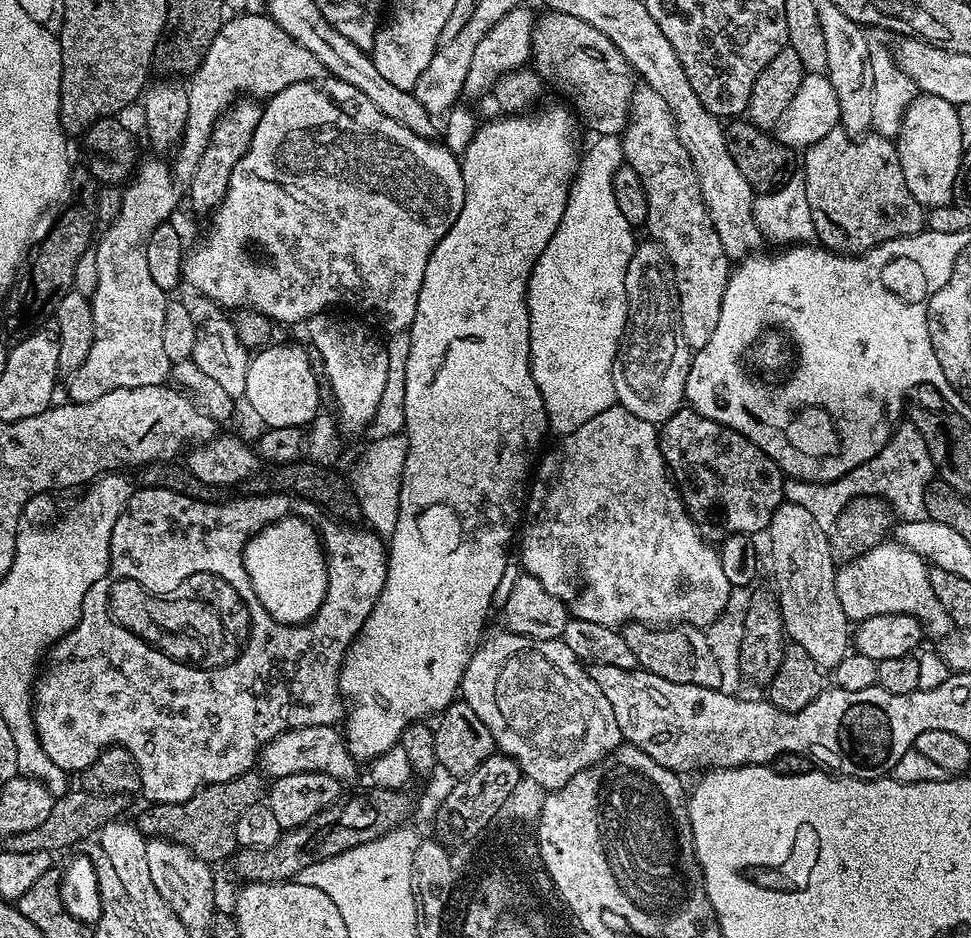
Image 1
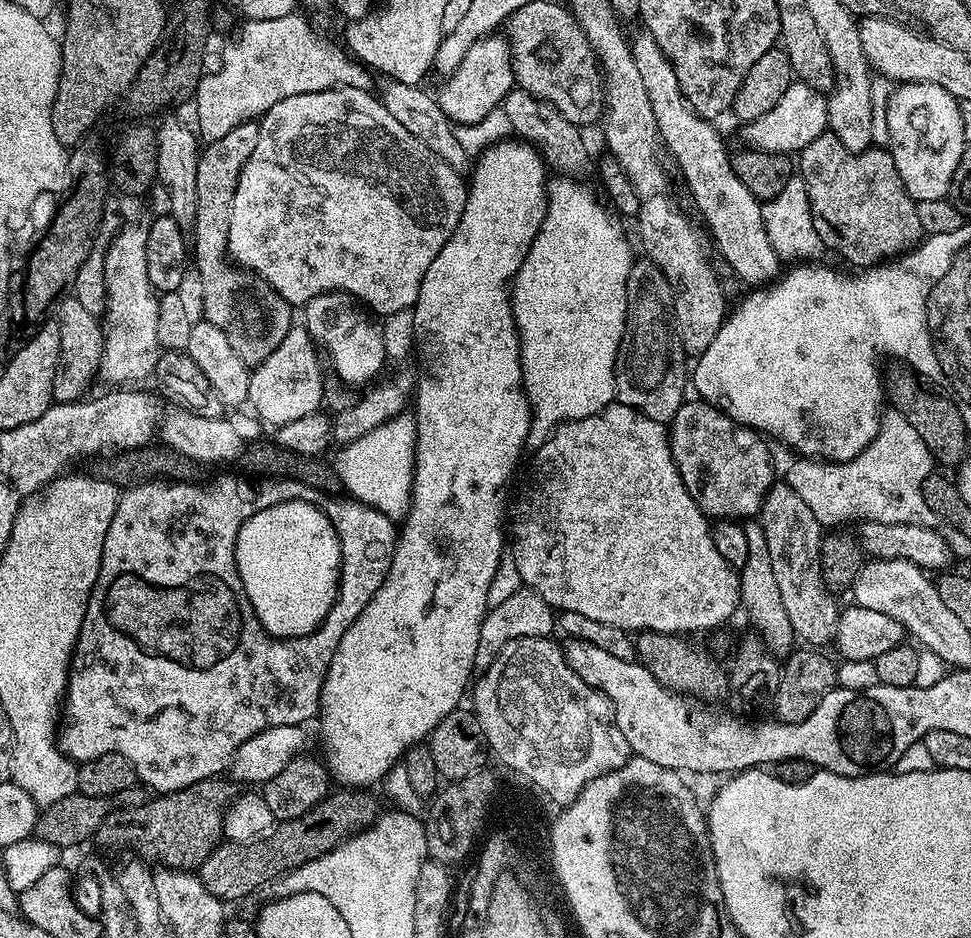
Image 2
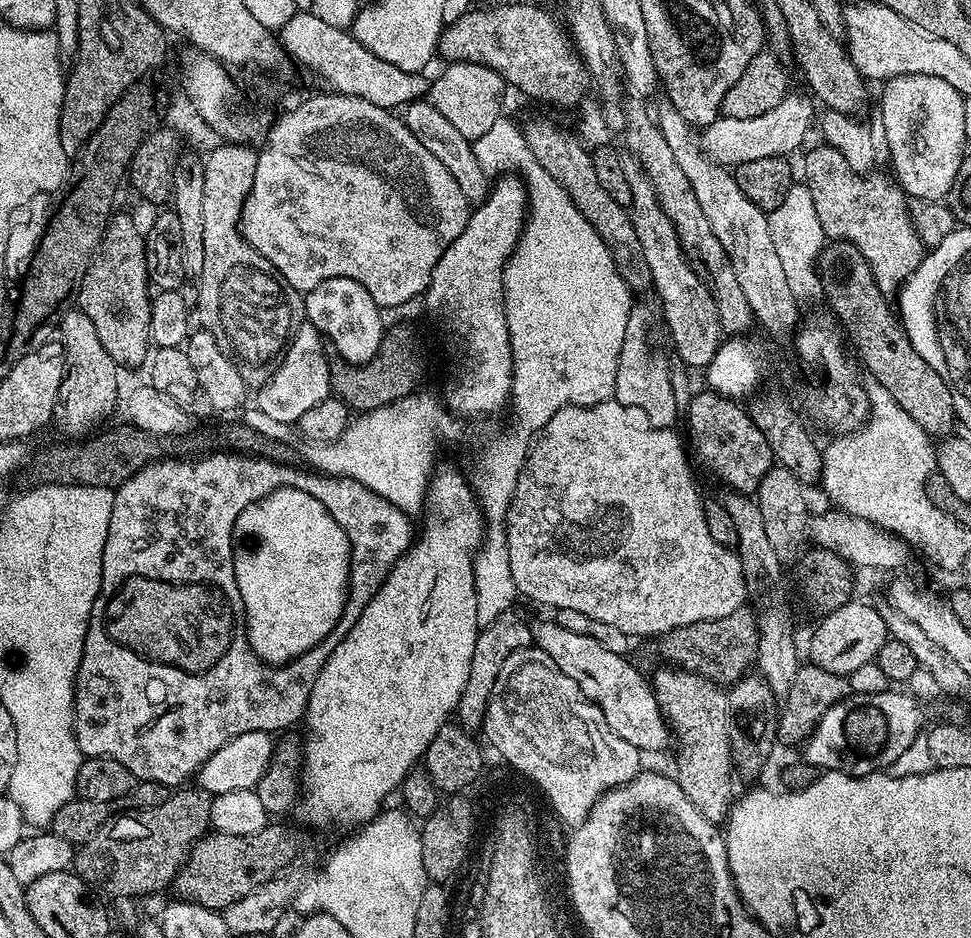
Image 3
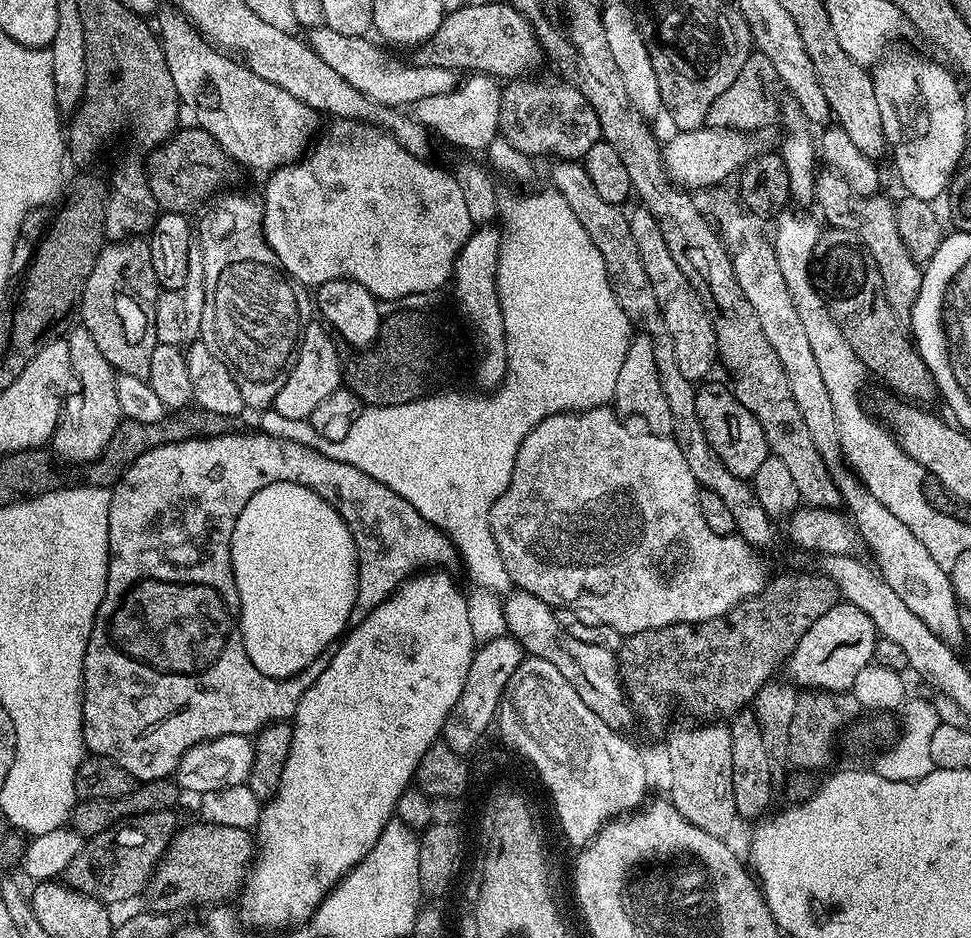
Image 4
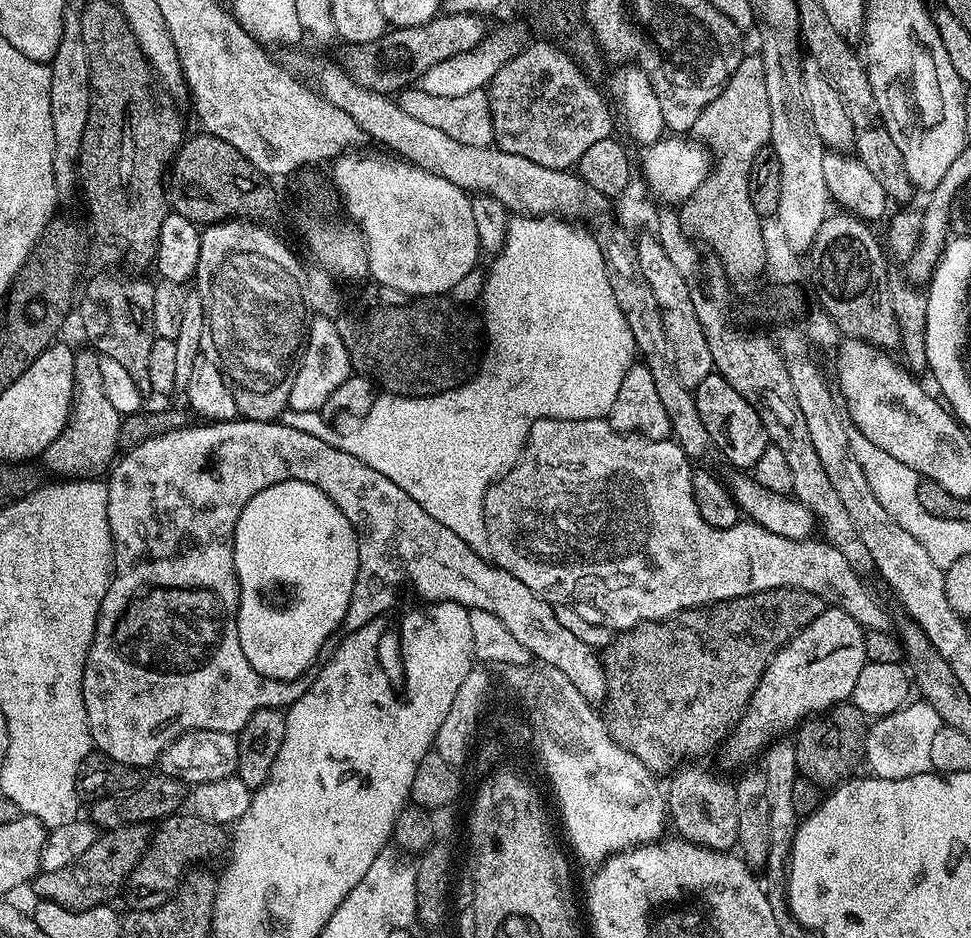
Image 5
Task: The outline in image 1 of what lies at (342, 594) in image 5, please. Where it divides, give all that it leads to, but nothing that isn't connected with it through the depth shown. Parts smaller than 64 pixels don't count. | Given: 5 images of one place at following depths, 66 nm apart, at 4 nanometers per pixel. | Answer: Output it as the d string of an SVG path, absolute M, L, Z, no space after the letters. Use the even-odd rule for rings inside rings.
M295 514L281 516L253 534L244 548L244 565L258 602L281 624L303 624L322 606L328 585L324 545L315 527Z

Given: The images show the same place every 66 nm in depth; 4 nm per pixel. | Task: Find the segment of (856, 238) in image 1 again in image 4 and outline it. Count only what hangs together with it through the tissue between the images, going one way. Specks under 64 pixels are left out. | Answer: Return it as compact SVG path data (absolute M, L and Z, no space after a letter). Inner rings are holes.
M820 170L816 173L814 204L820 207L819 215L821 217L824 215L831 227L858 234L858 238L864 243L866 250L870 250L882 274L886 302L890 302L897 317L911 317L912 307L918 298L918 290L922 286L924 273L918 261L906 250L906 242L902 242L902 234L898 234L895 203L891 199L888 201L884 194L859 196L837 172Z

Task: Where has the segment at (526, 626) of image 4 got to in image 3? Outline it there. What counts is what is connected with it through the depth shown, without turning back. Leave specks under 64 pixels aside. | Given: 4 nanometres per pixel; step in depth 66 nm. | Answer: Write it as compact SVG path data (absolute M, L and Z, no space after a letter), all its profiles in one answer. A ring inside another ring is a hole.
M552 618L542 621L541 624L533 623L531 631L535 647L550 654L550 658L554 658L554 666L558 666L562 674L567 674L568 677L574 678L574 682L578 682L578 690L582 690L582 694L590 702L594 702L604 711L604 720L610 726L610 730L618 734L618 738L630 742L630 746L640 749L644 754L660 752L667 746L668 736L670 740L670 725L664 719L664 713L661 712L660 704L656 701L656 694L652 691L649 677L643 676L631 664L631 659L614 654L614 650L606 650L602 642L594 642L594 638L586 638L586 634L574 634L570 630L562 630L562 626L558 626Z

